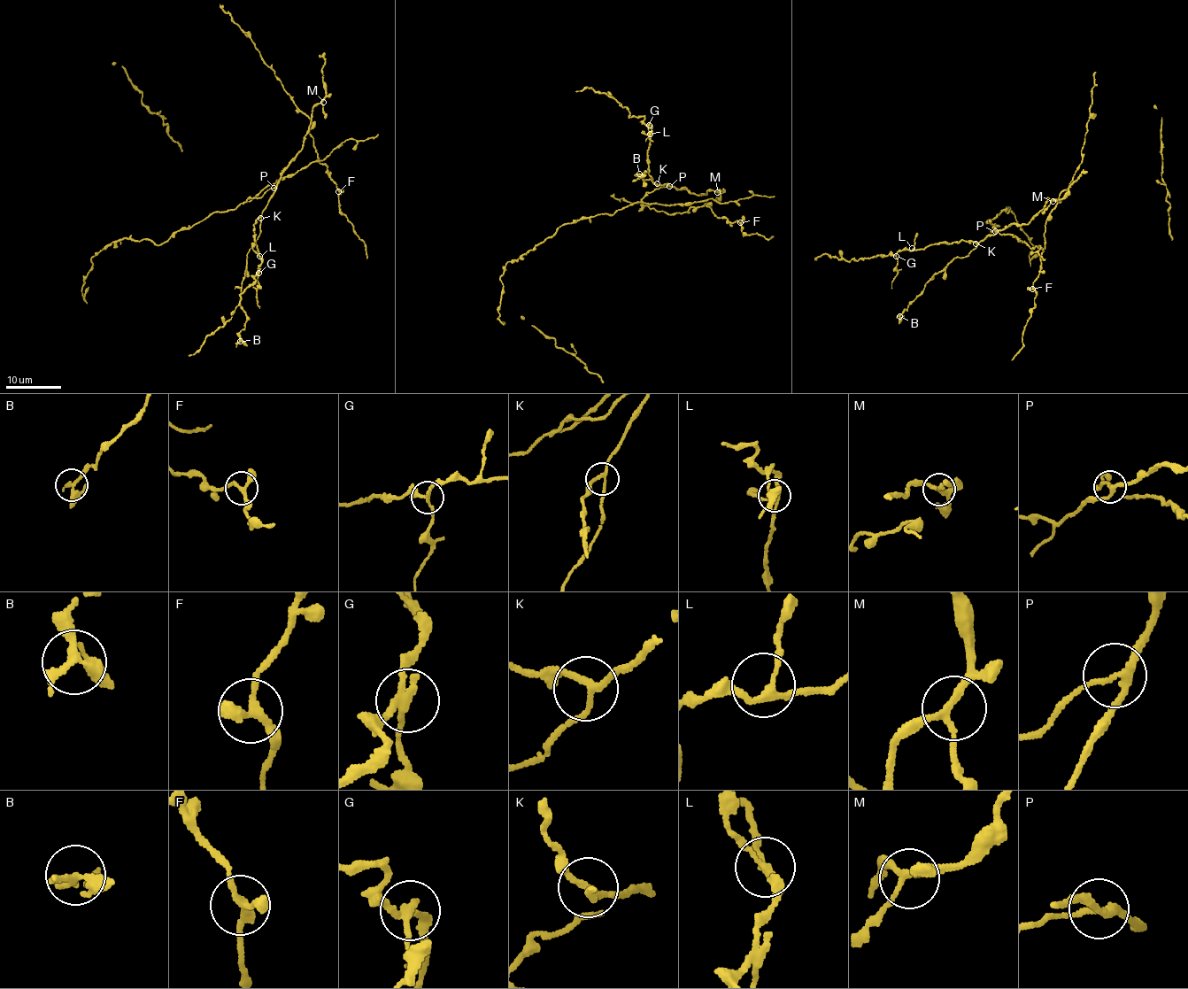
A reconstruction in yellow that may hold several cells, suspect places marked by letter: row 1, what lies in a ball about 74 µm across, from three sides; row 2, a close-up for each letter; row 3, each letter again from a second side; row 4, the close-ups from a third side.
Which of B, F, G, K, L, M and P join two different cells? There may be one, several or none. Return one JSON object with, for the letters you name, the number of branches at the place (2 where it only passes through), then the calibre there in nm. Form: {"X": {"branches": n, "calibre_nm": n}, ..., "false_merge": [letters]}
{"G": {"branches": 3, "calibre_nm": 190}, "P": {"branches": 3, "calibre_nm": 200}, "false_merge": ["G", "P"]}

